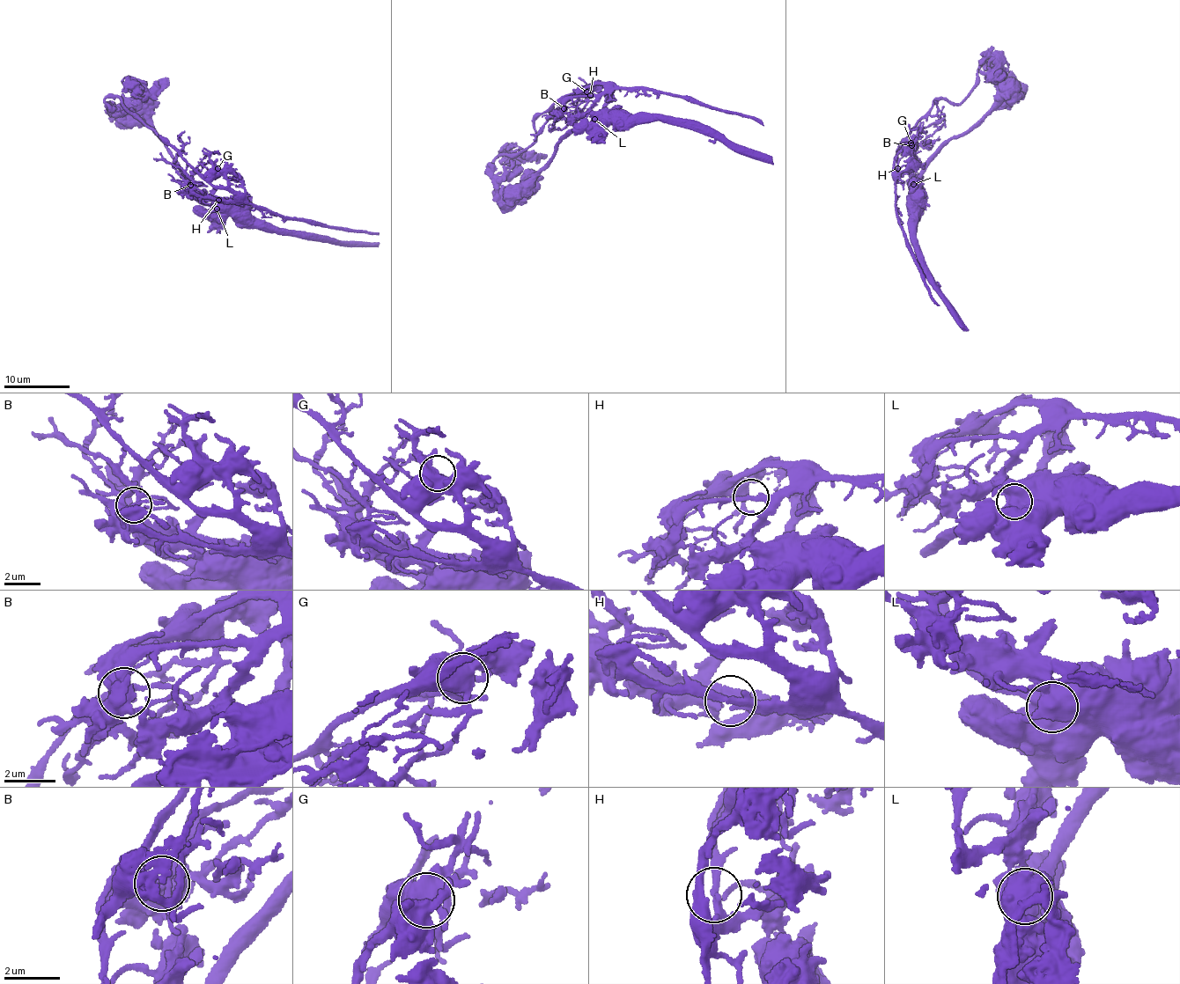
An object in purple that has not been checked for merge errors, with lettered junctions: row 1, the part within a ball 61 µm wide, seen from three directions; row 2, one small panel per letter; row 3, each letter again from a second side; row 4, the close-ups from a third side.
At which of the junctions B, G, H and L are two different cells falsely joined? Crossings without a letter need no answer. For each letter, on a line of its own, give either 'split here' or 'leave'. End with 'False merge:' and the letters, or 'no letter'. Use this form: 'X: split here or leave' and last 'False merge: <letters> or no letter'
B: leave
G: leave
H: leave
L: split here
False merge: L

